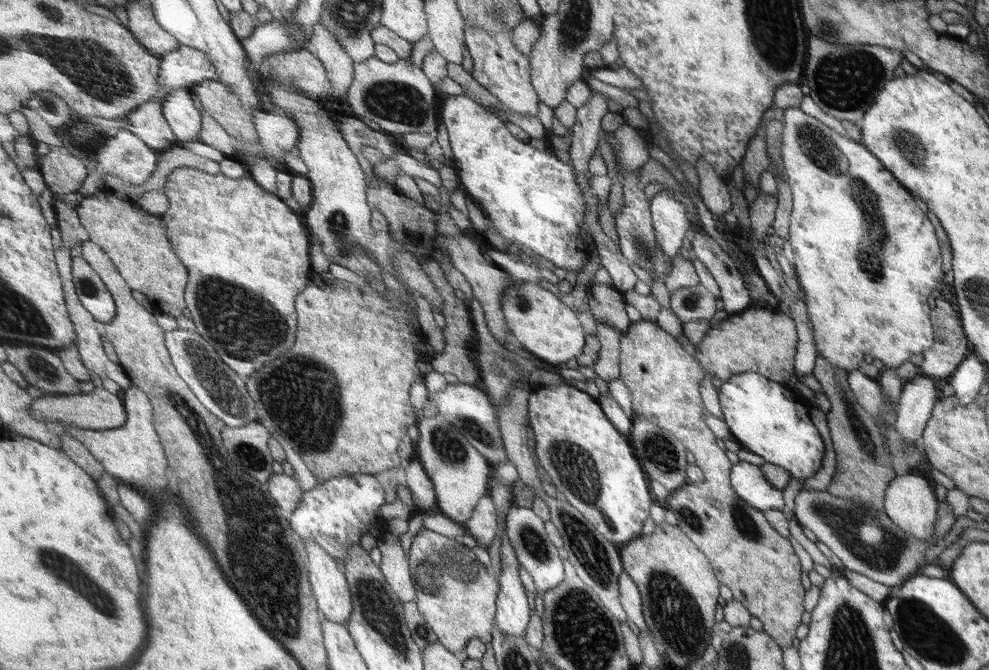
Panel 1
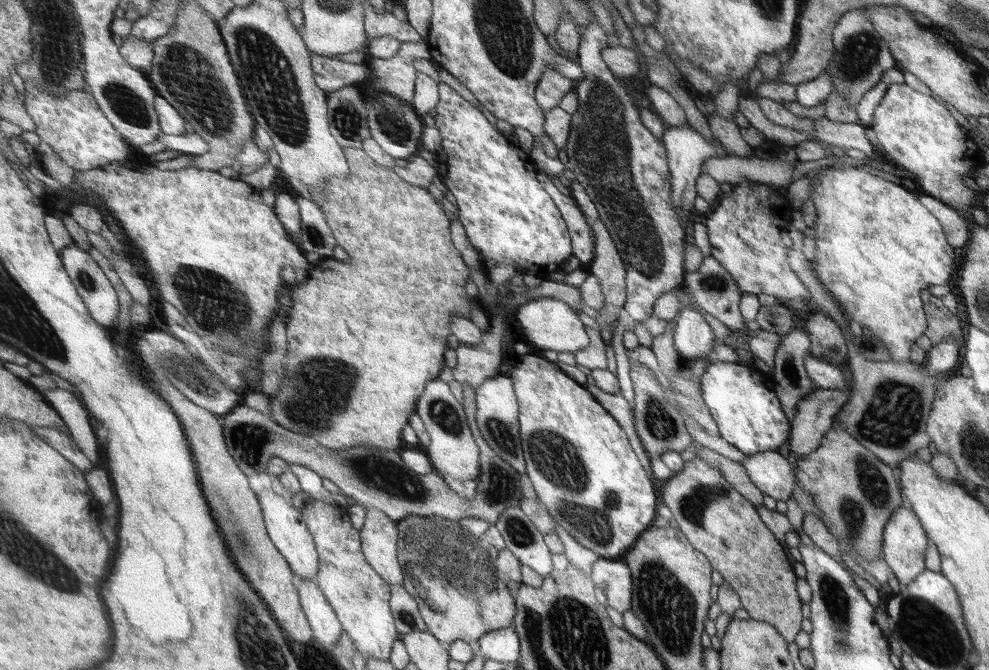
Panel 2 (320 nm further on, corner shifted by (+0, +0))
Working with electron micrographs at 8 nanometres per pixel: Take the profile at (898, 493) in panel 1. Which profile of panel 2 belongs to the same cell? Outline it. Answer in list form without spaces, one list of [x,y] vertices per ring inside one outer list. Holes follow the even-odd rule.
[[[901,506],[891,514],[882,534],[882,559],[899,585],[909,585],[924,568],[924,552],[929,542],[915,512]]]

